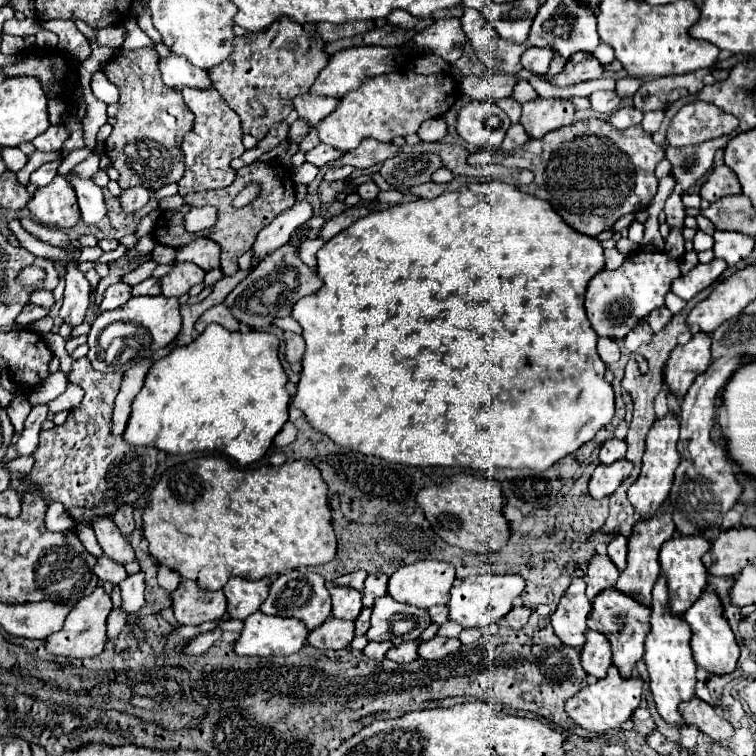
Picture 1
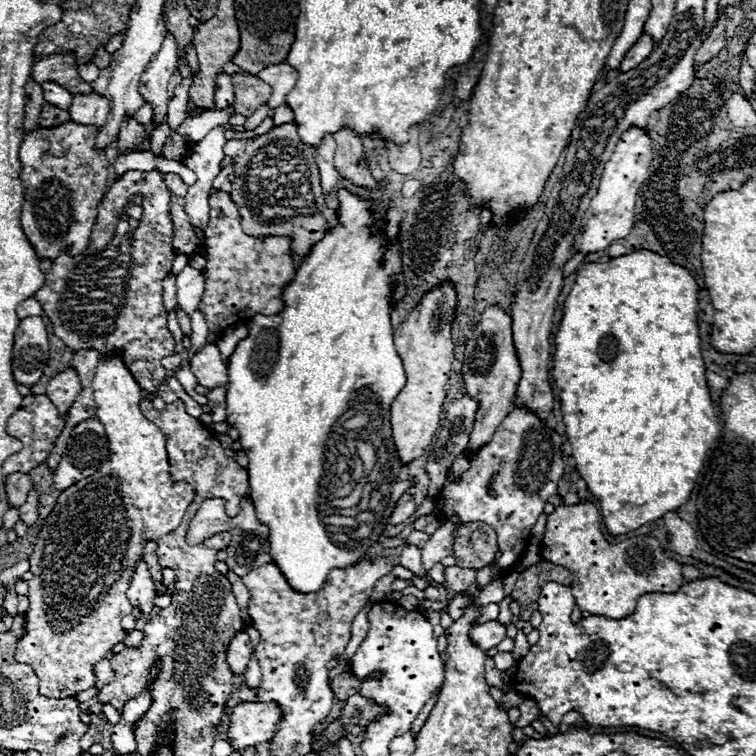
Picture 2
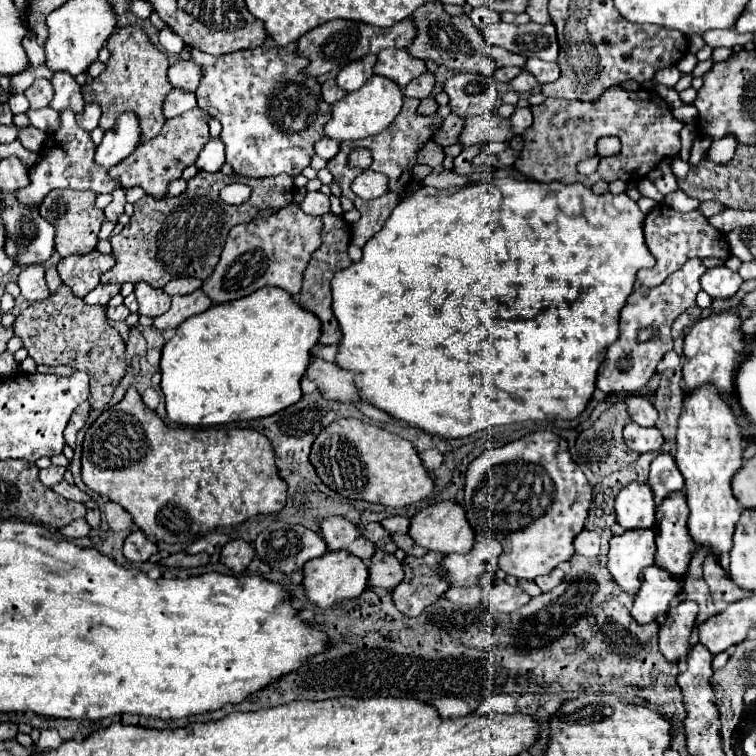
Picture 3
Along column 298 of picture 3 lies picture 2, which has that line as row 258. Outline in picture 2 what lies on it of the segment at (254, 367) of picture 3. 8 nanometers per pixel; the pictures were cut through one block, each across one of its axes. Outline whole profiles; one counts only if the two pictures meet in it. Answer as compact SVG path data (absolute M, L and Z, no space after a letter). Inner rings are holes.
M340 190L338 192L338 202L340 202L340 214L338 214L338 226L330 230L330 234L326 234L326 238L322 238L318 244L312 246L310 254L302 260L300 268L296 270L294 282L284 290L284 310L276 316L254 316L248 320L248 336L244 340L238 342L234 354L228 360L228 396L226 396L226 404L228 404L228 422L238 428L240 432L240 444L244 448L244 452L248 454L248 482L250 482L250 500L254 502L254 510L256 510L256 518L266 524L270 528L270 556L272 562L280 568L280 572L284 574L286 582L290 584L292 590L302 592L302 594L310 594L310 592L318 592L322 588L322 584L326 582L328 574L332 568L346 568L352 566L356 562L360 562L364 556L370 556L370 548L372 544L384 534L386 528L386 520L392 516L394 506L398 502L398 498L408 490L408 488L398 488L400 482L400 474L402 474L402 460L398 456L398 450L392 442L392 428L390 428L390 406L394 402L394 398L400 394L400 390L406 384L406 374L404 374L404 366L402 366L402 358L396 354L394 348L394 330L390 324L390 312L388 312L388 302L390 298L400 300L404 296L404 286L400 284L396 292L392 292L390 284L400 280L400 254L398 254L398 244L394 244L390 250L384 248L384 238L382 236L370 236L370 226L374 222L374 216L370 212L370 204L372 200L358 200L354 194ZM362 446L362 452L360 448ZM364 446L372 446L372 452L368 452ZM368 482L368 512L362 510L360 504L356 504L358 508L358 516L354 520L350 518L340 518L342 510L336 508L332 502L338 498L346 498L354 492L354 488ZM328 518L328 520L326 520ZM334 534L346 534L346 536L334 536Z

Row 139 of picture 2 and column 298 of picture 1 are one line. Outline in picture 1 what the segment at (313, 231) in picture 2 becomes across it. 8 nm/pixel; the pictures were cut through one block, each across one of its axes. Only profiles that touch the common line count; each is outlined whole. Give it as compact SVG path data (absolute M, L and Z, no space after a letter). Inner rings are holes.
M288 242L268 258L264 258L224 300L224 306L232 308L232 314L238 322L248 324L250 328L260 328L272 324L274 318L290 316L292 306L308 294L314 294L322 286L322 280L314 270L304 266L298 258L294 242Z

